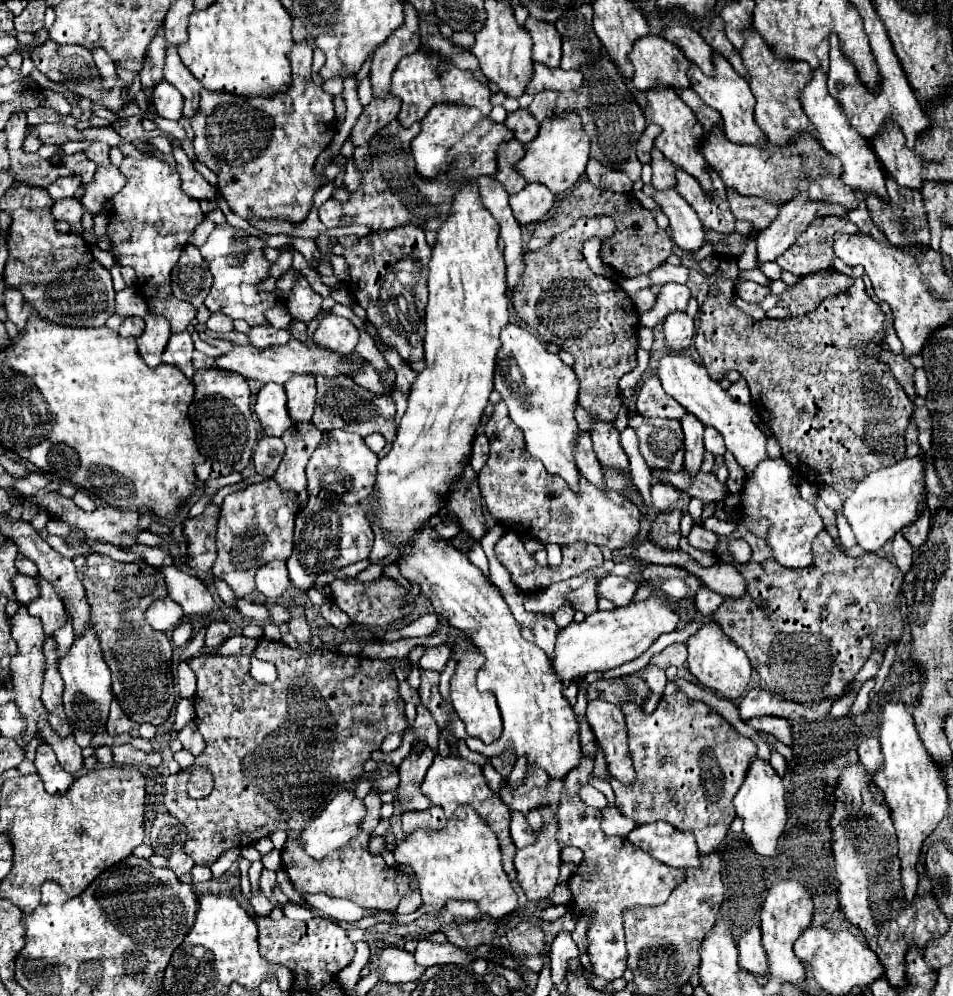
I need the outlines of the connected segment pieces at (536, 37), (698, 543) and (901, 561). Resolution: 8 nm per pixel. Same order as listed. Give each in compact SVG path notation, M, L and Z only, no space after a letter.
M529 16L525 22L525 28L533 38L533 60L547 66L559 66L561 40L555 30L555 24L545 20L535 20Z
M695 524L687 536L689 544L697 550L703 550L703 552L713 552L715 548L715 542L717 542L717 534L713 534L711 530L707 530L705 526L699 526Z
M901 532L893 536L893 548L891 548L893 560L901 572L907 572L911 568L911 556L913 556L913 546L905 540Z

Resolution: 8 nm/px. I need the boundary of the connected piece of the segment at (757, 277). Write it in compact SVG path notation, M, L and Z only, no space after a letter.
M759 268L750 269L750 270L739 270L738 277L743 280L754 281L763 286L768 286L772 280L769 280L760 270Z

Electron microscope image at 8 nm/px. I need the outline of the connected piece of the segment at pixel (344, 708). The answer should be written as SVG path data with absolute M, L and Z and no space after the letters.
M261 638L257 648L255 648L255 658L259 660L267 660L273 662L277 666L277 682L273 684L257 684L255 680L251 680L250 671L250 656L247 654L235 654L235 656L215 656L215 654L201 654L189 660L191 670L197 676L197 692L195 692L195 720L199 724L199 732L205 740L205 750L201 752L201 756L197 758L197 762L193 764L195 768L207 768L215 780L213 792L209 798L203 800L193 800L187 796L185 792L185 778L189 778L191 770L181 770L175 776L169 776L165 780L165 806L167 810L177 816L185 828L187 828L187 840L185 840L185 852L195 860L195 864L203 864L203 866L211 866L225 850L229 848L243 848L249 844L255 844L259 838L269 836L277 830L303 830L309 822L309 818L315 816L315 812L319 812L319 808L323 808L323 804L327 802L327 798L331 796L331 792L337 788L337 782L347 782L353 778L359 778L365 770L363 770L363 762L371 758L371 752L379 750L381 742L385 736L389 736L391 732L399 732L403 734L405 726L407 726L407 718L405 718L405 702L399 696L399 682L393 674L393 668L389 666L387 660L371 660L363 654L355 654L355 656L347 656L347 662L335 662L339 654L337 652L329 652L323 648L317 650L303 650L301 648L291 648L283 642L275 642L275 640L267 640Z

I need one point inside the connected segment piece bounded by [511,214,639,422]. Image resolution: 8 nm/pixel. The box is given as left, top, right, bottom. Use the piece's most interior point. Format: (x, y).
(591, 317)

